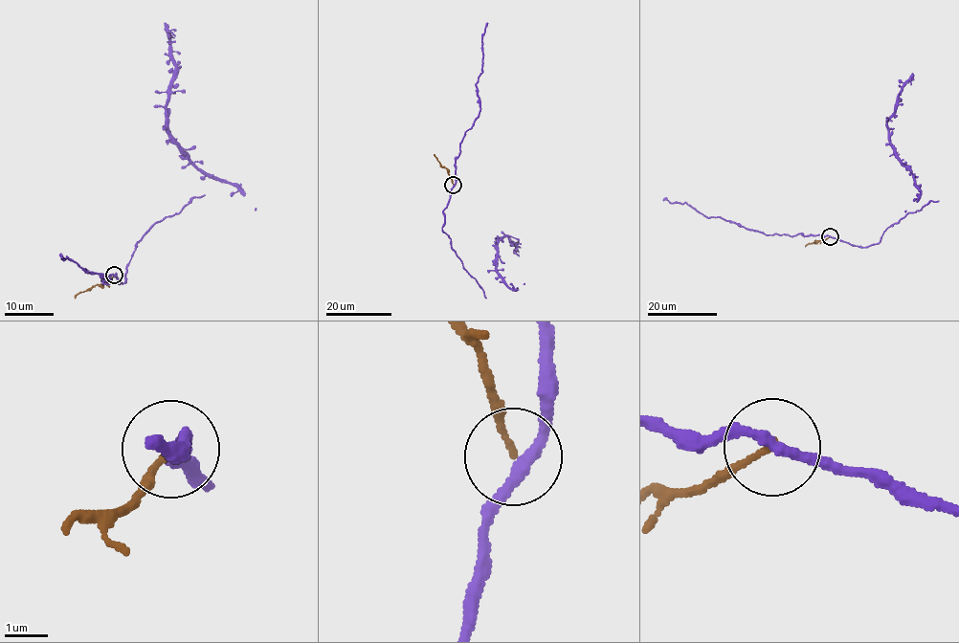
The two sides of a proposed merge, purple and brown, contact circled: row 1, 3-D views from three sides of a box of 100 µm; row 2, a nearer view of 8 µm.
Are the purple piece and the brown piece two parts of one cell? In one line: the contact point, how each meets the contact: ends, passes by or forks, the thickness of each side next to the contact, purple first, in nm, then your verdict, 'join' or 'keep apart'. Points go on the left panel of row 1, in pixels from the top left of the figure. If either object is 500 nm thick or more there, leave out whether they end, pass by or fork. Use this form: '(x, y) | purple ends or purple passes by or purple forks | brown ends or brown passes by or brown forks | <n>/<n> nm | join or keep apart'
(114, 275) | purple passes by | brown ends | 240/120 nm | keep apart

